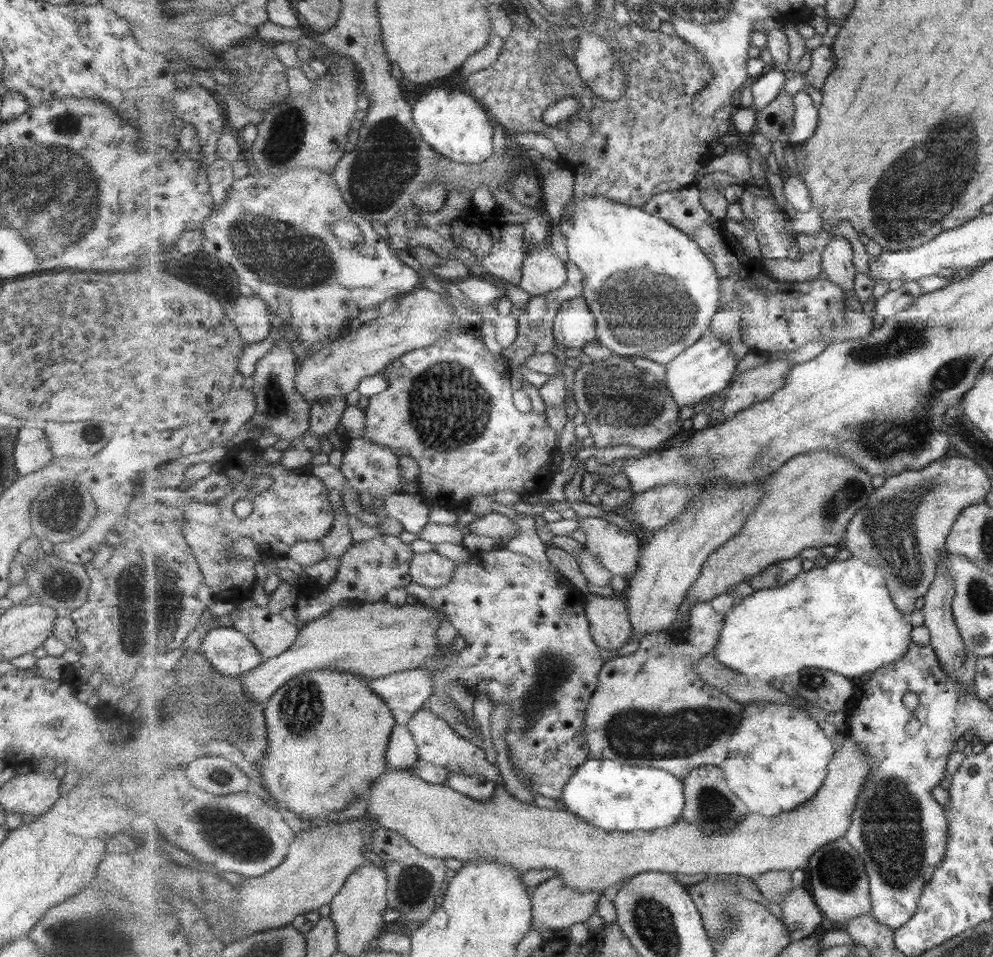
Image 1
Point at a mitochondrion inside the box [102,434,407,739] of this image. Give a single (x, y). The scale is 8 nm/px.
(137, 599)

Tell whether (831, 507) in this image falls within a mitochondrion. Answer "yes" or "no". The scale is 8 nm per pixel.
yes

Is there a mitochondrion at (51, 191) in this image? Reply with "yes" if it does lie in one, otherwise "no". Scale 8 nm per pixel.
yes

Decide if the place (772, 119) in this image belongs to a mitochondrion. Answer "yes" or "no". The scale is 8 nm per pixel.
no

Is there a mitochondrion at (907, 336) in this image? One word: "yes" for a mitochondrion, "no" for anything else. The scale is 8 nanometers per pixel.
yes

